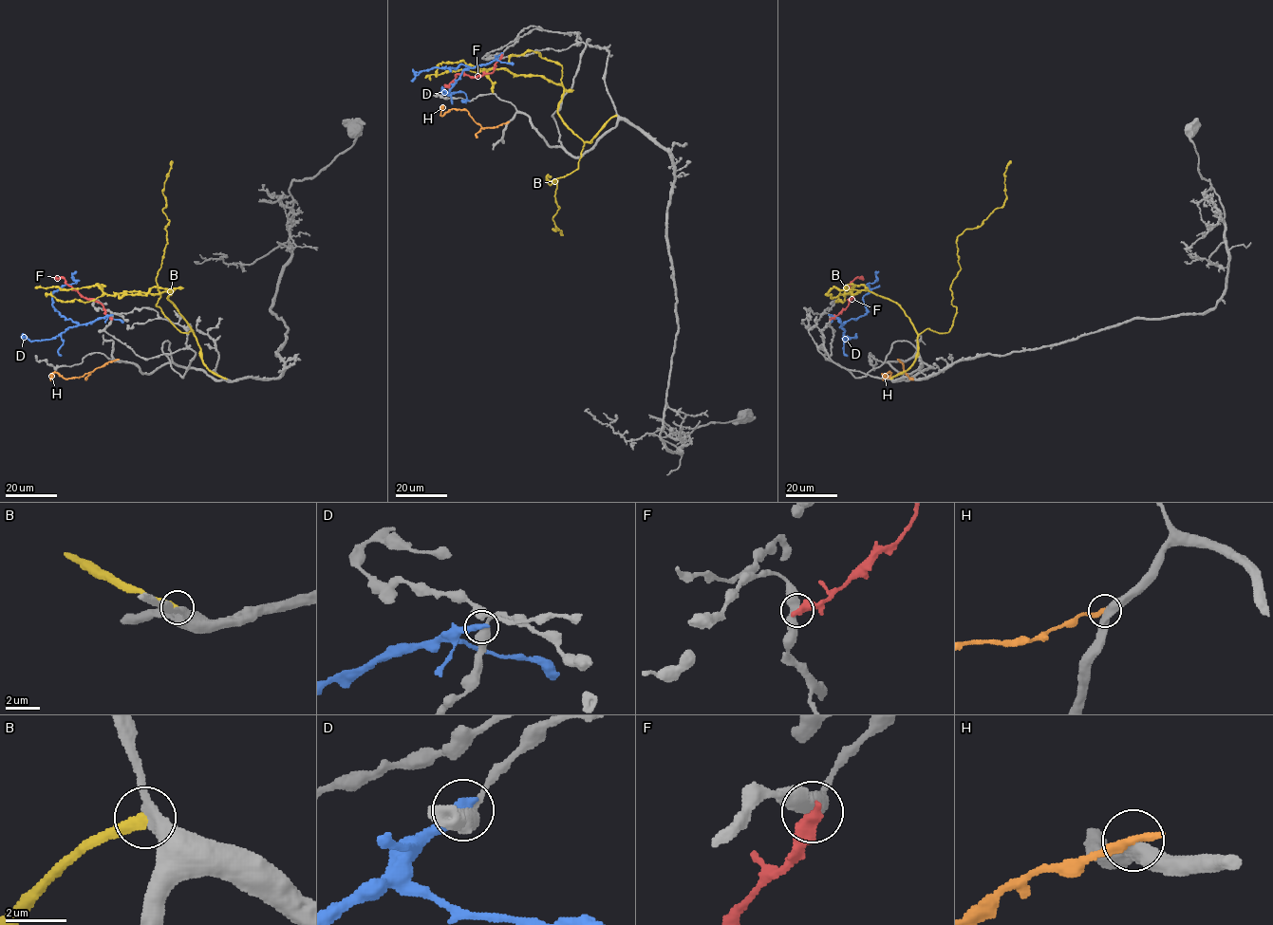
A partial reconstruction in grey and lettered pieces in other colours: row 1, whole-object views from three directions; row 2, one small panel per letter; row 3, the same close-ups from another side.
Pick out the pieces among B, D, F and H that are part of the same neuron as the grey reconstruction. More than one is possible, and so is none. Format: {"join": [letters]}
{"join": ["B"]}

